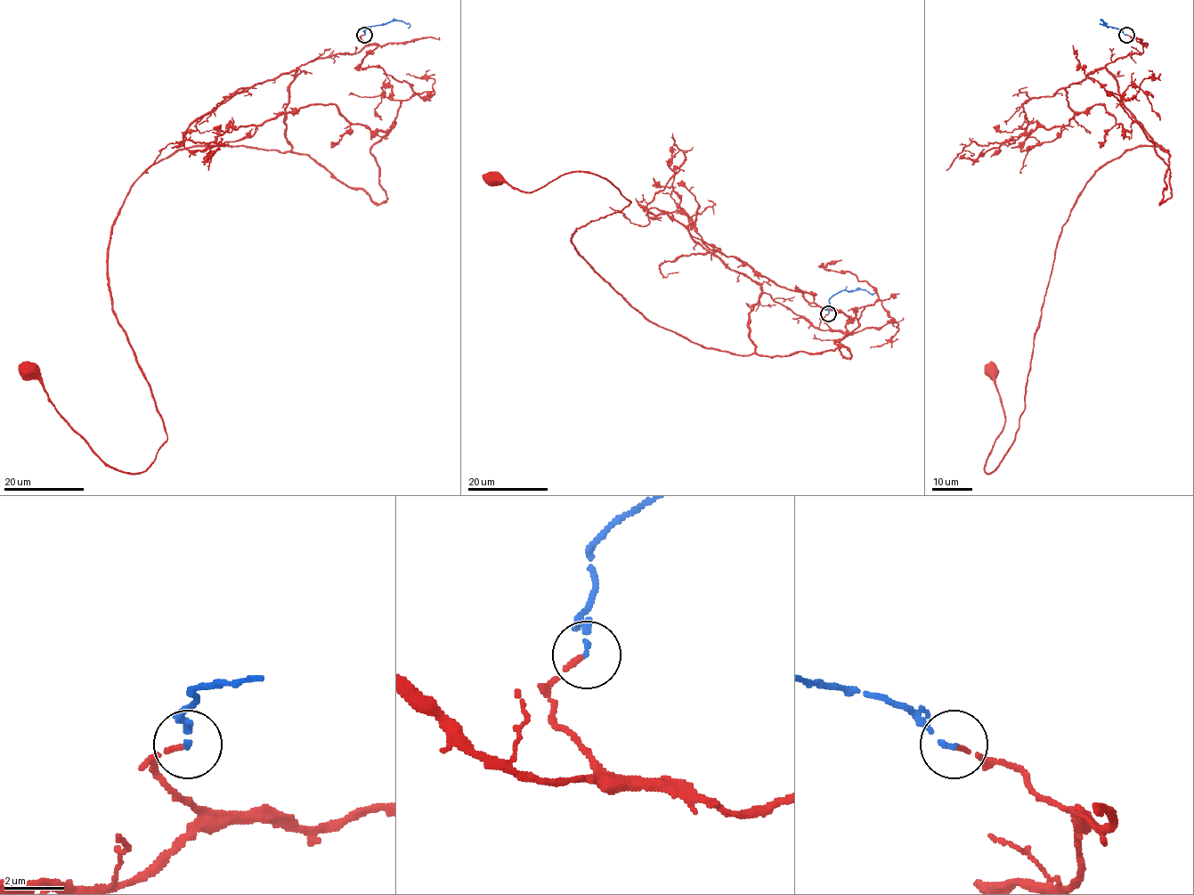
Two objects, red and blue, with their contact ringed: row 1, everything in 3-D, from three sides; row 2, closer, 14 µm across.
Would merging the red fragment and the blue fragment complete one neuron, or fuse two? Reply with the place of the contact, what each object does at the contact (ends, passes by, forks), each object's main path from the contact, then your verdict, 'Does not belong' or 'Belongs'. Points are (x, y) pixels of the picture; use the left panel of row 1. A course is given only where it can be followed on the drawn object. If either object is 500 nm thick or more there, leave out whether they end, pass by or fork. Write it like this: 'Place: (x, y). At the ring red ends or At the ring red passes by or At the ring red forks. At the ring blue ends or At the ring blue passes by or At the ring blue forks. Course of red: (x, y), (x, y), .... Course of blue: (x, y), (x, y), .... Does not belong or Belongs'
Place: (364, 35). At the ring red ends. At the ring blue ends. Course of red: (364, 35), (299, 67), (292, 149), (184, 148), (118, 210), (154, 461), (110, 467), (29, 370). Course of blue: (365, 35), (365, 28), (401, 20), (410, 25), (408, 28). Belongs

